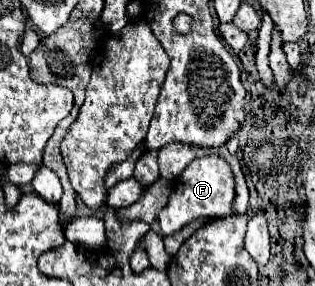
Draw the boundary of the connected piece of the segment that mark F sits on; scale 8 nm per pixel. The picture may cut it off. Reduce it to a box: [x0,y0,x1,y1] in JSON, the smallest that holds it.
[159,155,235,235]

